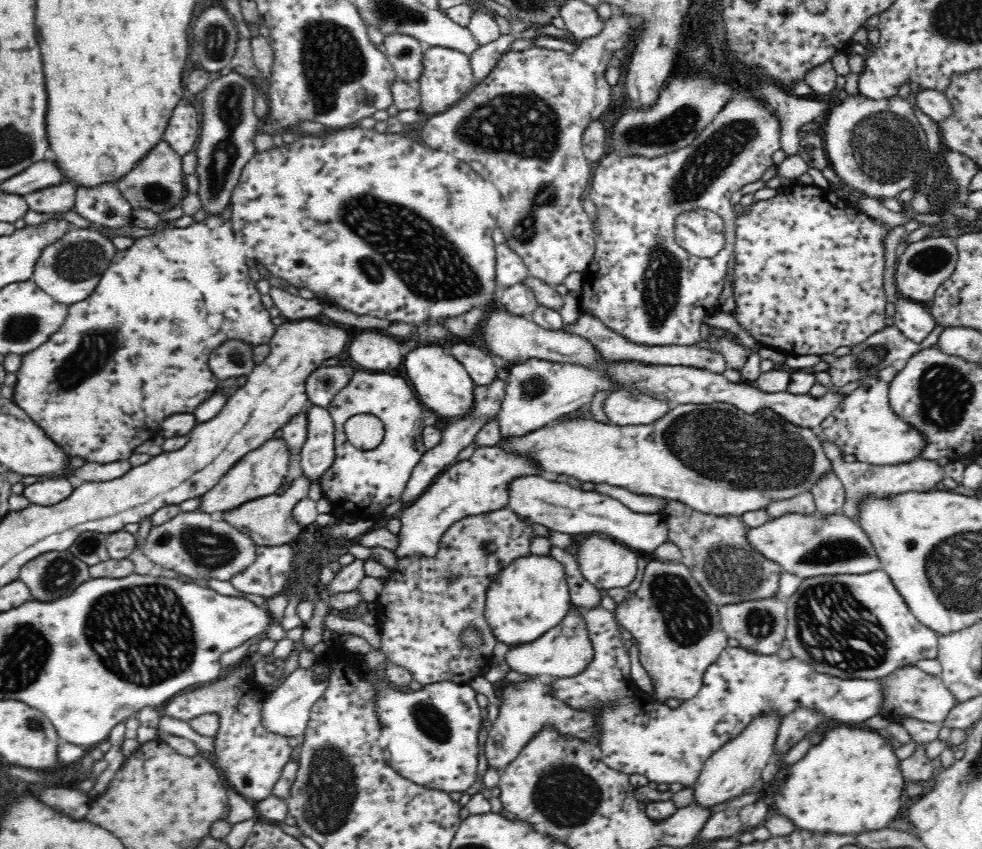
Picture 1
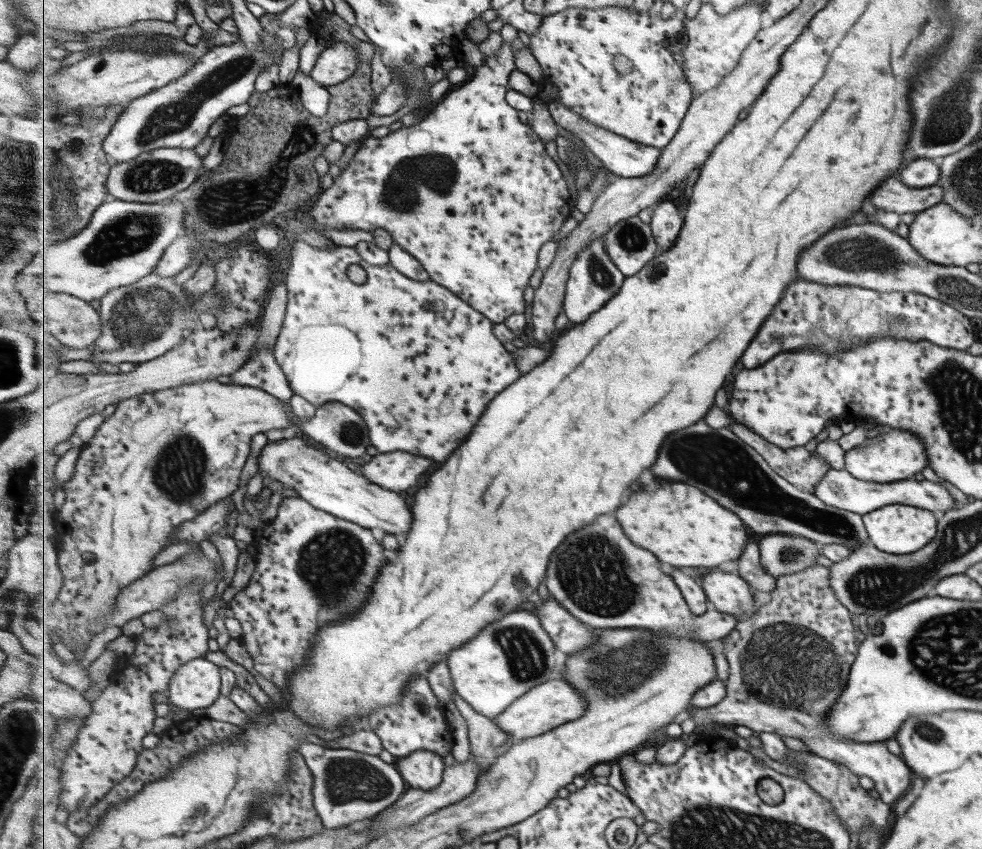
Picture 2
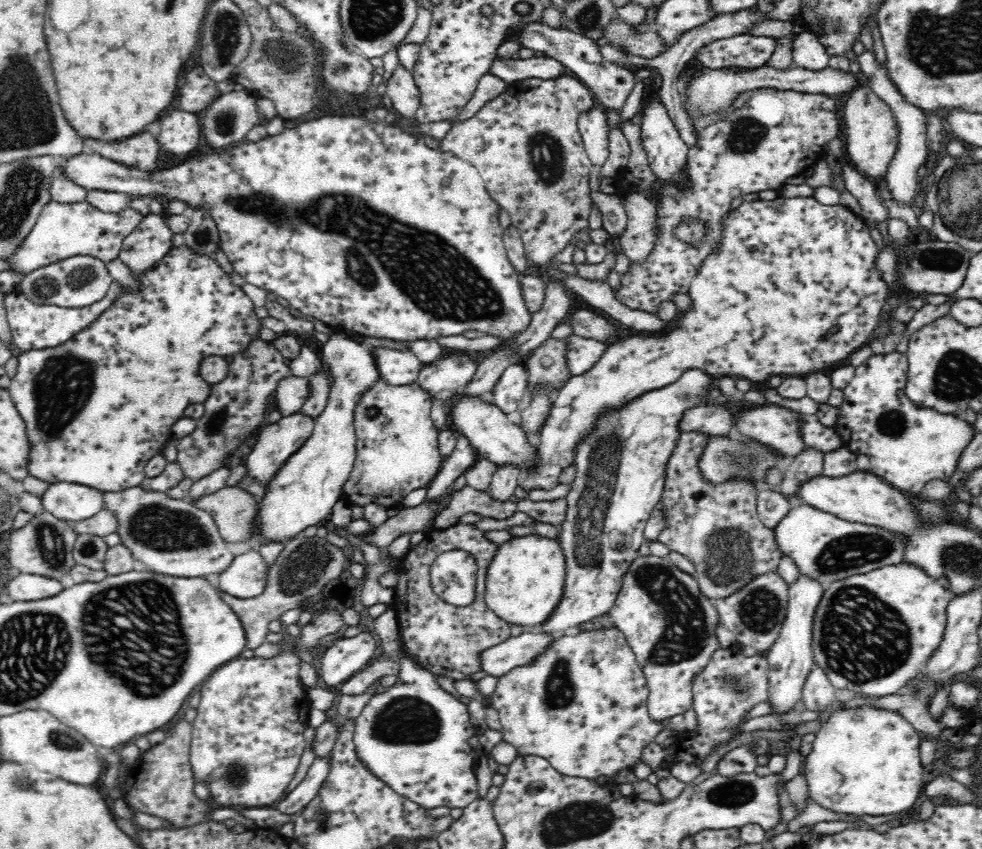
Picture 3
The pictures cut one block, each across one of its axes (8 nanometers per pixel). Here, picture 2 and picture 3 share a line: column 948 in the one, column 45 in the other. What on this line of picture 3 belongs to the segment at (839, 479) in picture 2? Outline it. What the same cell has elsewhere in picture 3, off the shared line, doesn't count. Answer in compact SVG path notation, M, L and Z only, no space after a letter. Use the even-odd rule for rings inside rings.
M71 482L52 483L41 497L43 510L71 523L88 520L104 509L104 493Z

